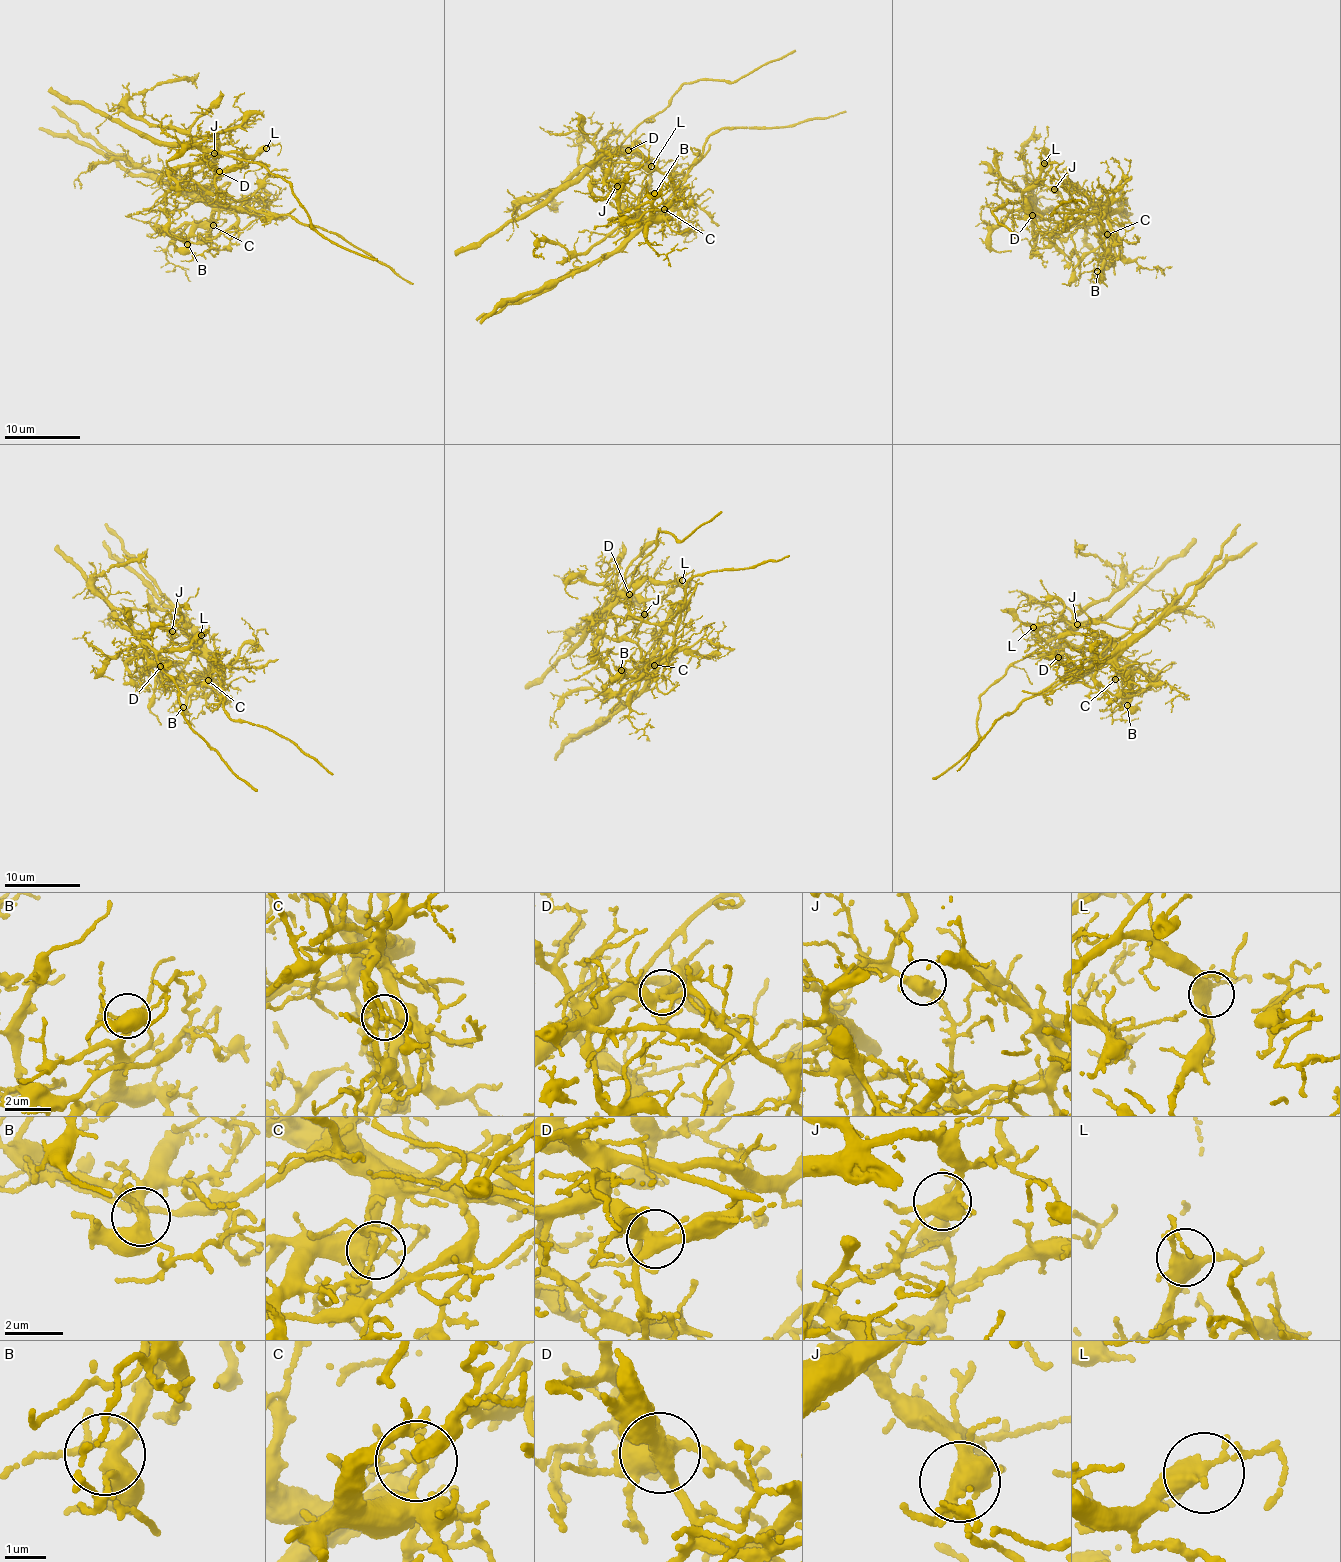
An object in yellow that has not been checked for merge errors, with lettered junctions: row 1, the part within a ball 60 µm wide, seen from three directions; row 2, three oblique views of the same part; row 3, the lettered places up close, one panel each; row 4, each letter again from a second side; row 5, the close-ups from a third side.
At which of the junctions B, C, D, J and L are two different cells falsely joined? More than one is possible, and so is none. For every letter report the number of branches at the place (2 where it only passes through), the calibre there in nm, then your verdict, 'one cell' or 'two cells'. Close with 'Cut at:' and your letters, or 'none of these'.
B: branches 4; calibre 380 nm; one cell
C: branches 6; calibre 140 nm; two cells
D: branches 4; calibre 400 nm; two cells
J: branches 4; calibre 400 nm; two cells
L: branches 4; calibre 400 nm; one cell
Cut at: C, D, J

